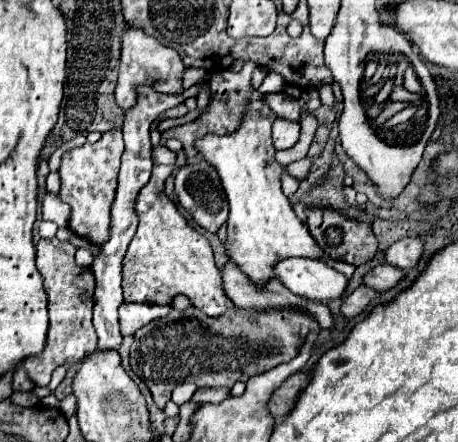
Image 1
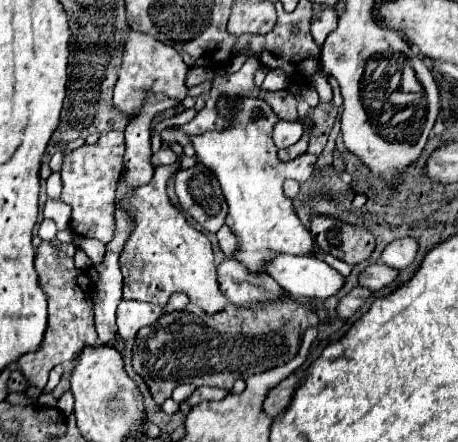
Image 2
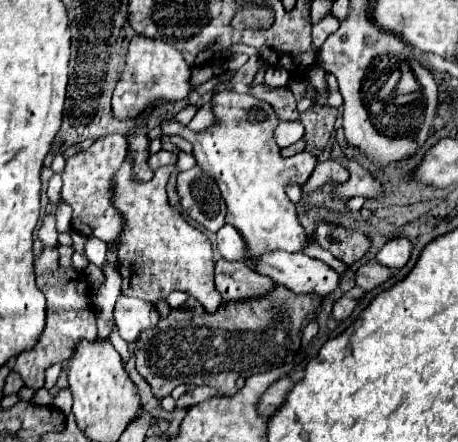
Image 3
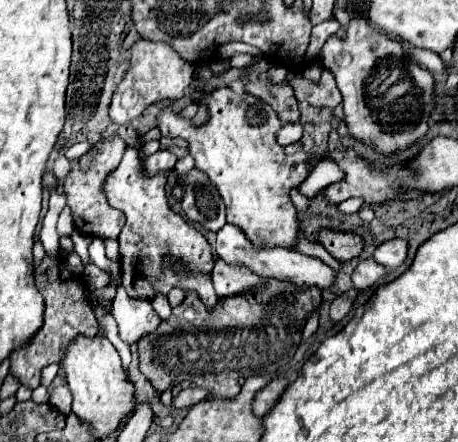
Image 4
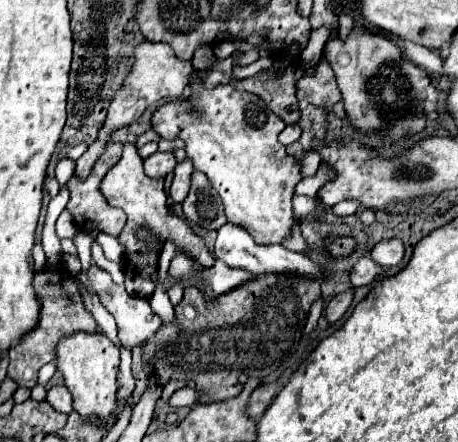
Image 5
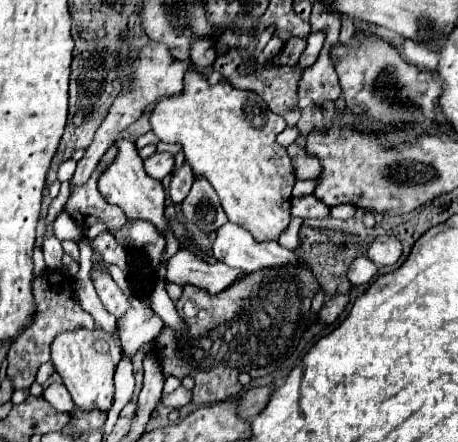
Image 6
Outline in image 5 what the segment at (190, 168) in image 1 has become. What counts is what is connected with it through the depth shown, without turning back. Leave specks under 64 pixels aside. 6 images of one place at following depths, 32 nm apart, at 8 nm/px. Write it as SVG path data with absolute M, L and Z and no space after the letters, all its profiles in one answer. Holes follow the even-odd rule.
M196 170L192 172L190 192L182 202L182 210L190 222L206 230L218 230L226 224L224 206L218 192L210 186L208 178Z

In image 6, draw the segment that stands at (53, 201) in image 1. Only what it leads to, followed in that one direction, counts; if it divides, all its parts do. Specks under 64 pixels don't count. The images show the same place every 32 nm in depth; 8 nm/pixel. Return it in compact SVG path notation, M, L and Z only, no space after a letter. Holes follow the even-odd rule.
M62 212L54 222L56 236L60 240L78 240L82 236L82 230L76 228L76 222L72 222L72 216L68 212Z

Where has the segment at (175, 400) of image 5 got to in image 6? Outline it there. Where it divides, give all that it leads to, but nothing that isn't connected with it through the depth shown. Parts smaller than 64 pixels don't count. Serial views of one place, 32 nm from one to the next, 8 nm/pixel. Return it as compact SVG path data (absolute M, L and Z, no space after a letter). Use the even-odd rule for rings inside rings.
M180 386L179 390L173 391L170 396L162 398L162 400L164 400L164 404L170 406L170 408L182 408L182 406L186 406L186 404L192 402L192 391Z

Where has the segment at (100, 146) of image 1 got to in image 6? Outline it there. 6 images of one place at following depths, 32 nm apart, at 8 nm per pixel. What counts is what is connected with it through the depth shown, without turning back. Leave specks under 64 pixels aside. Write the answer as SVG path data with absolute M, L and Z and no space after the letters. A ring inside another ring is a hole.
M112 144L106 154L100 158L94 174L90 176L88 182L84 182L82 186L76 186L70 182L70 200L66 202L66 212L74 218L74 222L86 230L90 224L94 222L104 222L108 232L113 234L120 229L127 221L126 215L118 206L112 206L104 200L104 196L100 196L98 192L98 178L102 176L104 168L108 168L108 164L112 164L112 160L116 158L118 148L116 144Z

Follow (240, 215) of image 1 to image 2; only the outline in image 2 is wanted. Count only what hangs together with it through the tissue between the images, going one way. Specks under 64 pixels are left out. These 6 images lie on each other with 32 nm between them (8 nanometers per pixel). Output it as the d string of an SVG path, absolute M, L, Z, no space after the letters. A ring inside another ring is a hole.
M222 98L220 108L230 118L232 112L238 112L234 126L224 132L206 132L202 136L194 136L192 144L200 162L216 174L230 206L226 226L238 240L236 260L242 262L250 274L260 276L266 272L262 266L272 260L276 252L304 256L316 252L318 248L308 228L296 216L292 200L282 192L282 182L286 178L294 178L298 182L308 180L314 172L317 157L306 153L292 162L278 160L278 150L272 144L272 124L276 124L278 118L264 100L240 98L234 108L230 108L230 100Z

